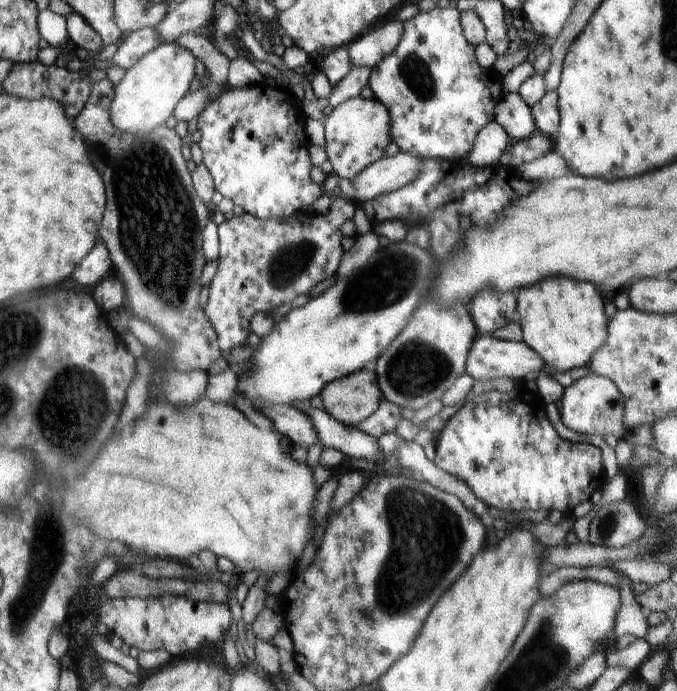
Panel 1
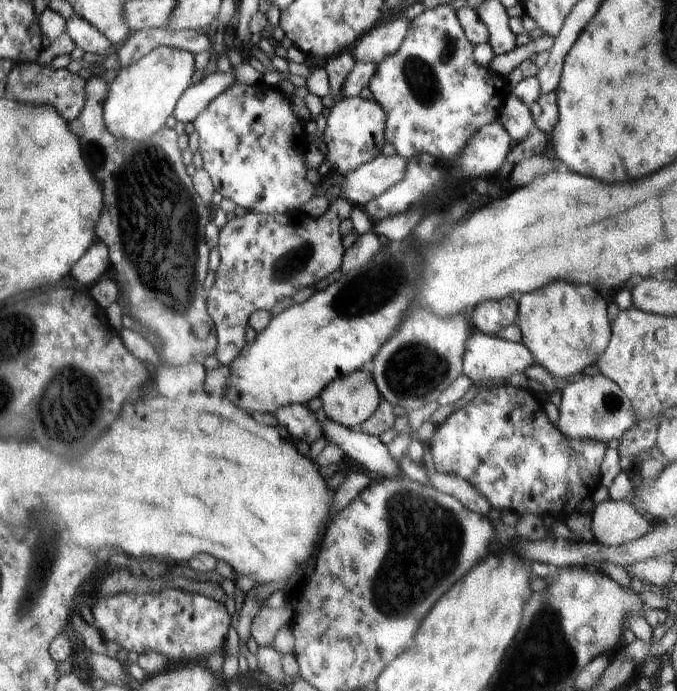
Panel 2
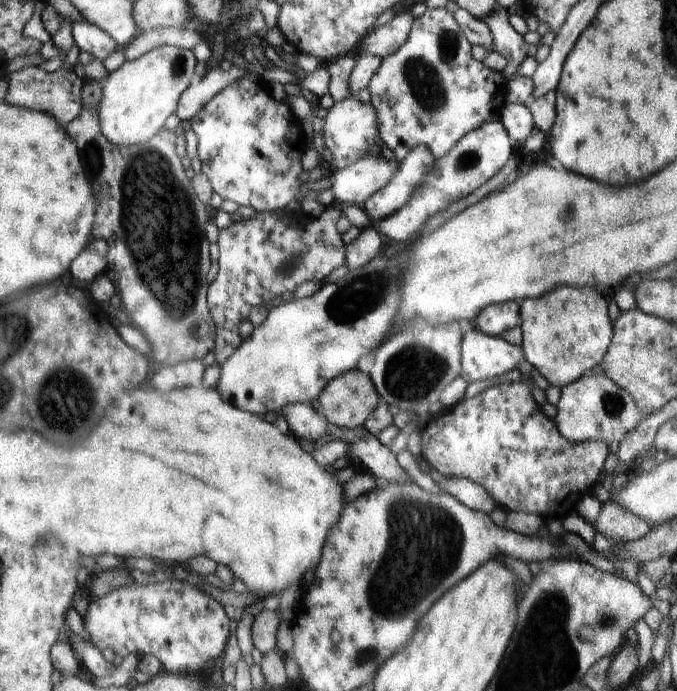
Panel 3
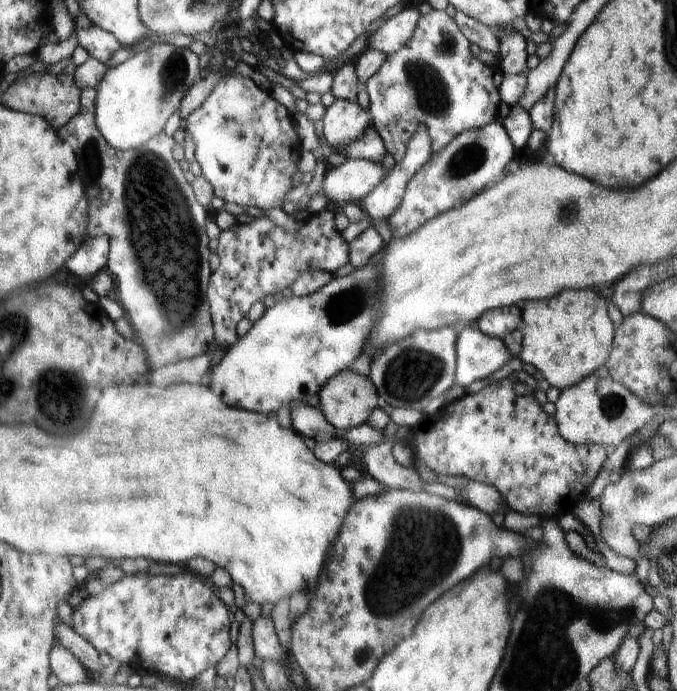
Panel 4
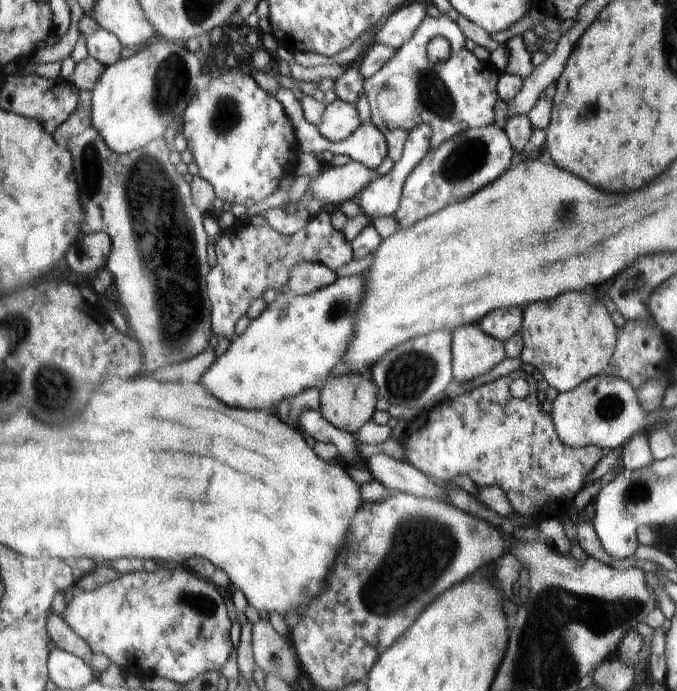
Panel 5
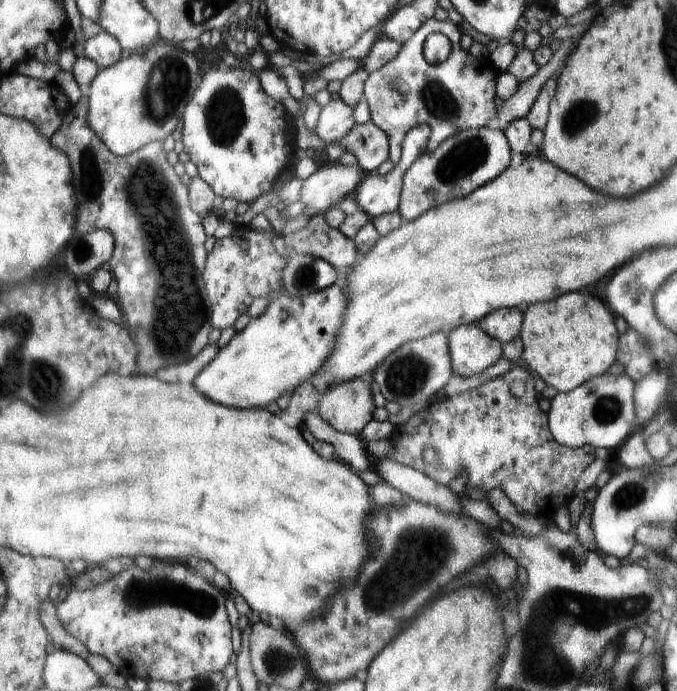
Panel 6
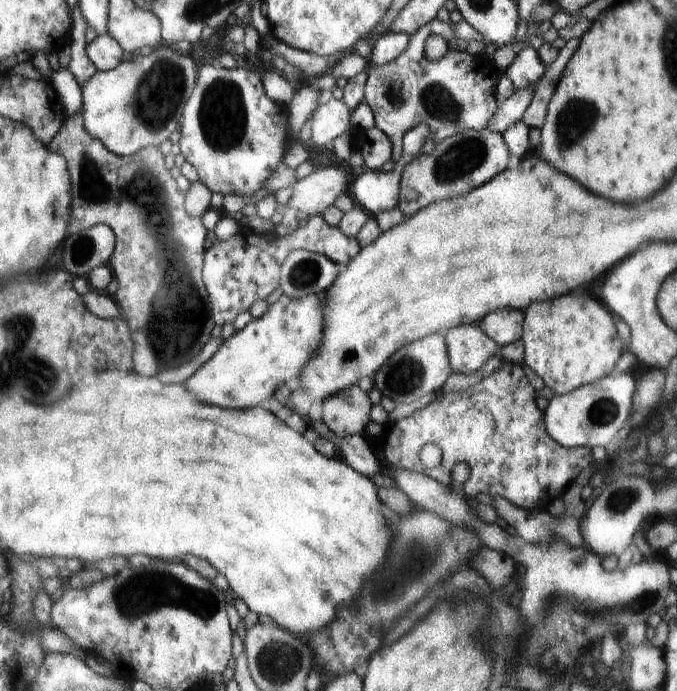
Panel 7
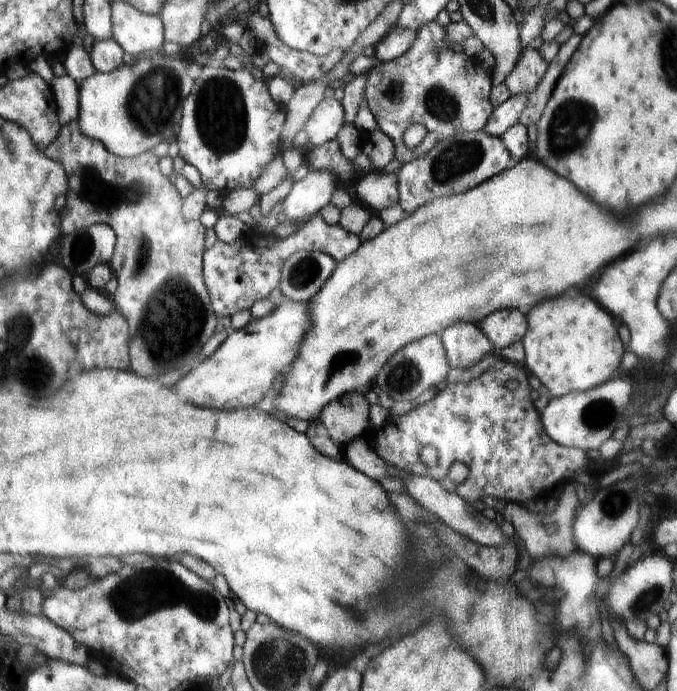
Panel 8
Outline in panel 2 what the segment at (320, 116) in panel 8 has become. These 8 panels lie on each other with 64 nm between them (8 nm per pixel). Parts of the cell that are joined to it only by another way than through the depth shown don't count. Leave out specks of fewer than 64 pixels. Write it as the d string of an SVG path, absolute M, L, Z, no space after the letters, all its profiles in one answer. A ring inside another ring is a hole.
M361 97L341 98L336 104L325 111L326 127L323 132L325 153L333 172L346 176L358 166L370 162L380 155L382 146L386 143L384 128L386 128L386 114L382 106L374 100Z

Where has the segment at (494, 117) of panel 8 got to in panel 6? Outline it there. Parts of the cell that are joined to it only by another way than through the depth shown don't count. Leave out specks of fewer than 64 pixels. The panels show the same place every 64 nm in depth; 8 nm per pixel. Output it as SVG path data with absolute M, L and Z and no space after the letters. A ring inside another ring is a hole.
M572 40L563 41L559 49L552 54L552 60L546 66L540 67L532 78L519 83L516 94L505 100L500 112L497 113L497 118L493 123L496 128L503 131L510 122L514 122L518 118L525 118L530 112L532 104L536 102L540 89L548 82L548 78L552 78L552 74L556 70L560 70L560 66L565 65L571 48Z

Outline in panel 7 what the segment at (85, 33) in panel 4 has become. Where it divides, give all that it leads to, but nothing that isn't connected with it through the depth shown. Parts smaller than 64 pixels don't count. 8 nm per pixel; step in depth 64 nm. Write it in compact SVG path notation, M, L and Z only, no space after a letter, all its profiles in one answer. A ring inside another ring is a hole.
M107 32L98 34L92 42L86 44L85 51L98 71L116 68L122 62L123 47Z

